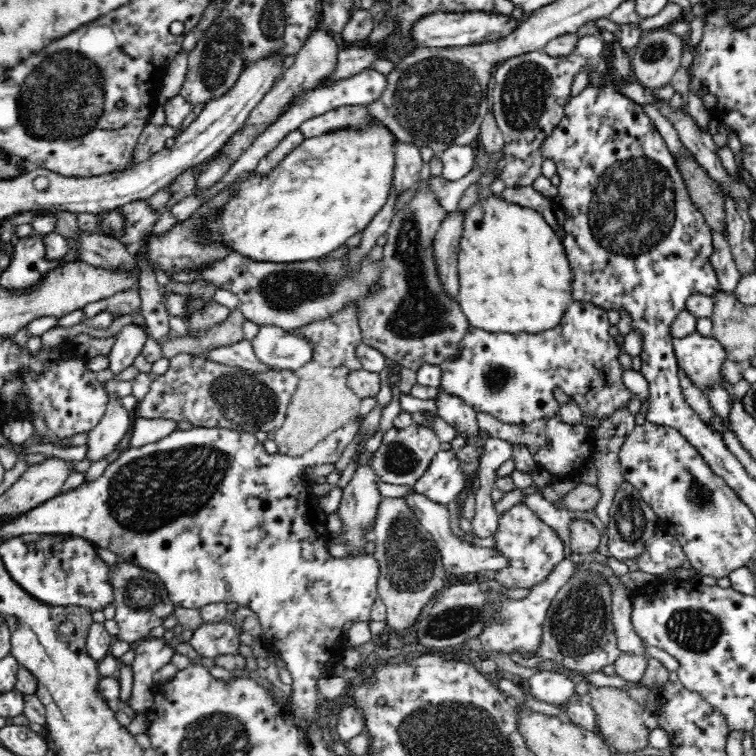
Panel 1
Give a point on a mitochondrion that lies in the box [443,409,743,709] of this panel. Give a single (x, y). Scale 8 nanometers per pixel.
(577, 625)

